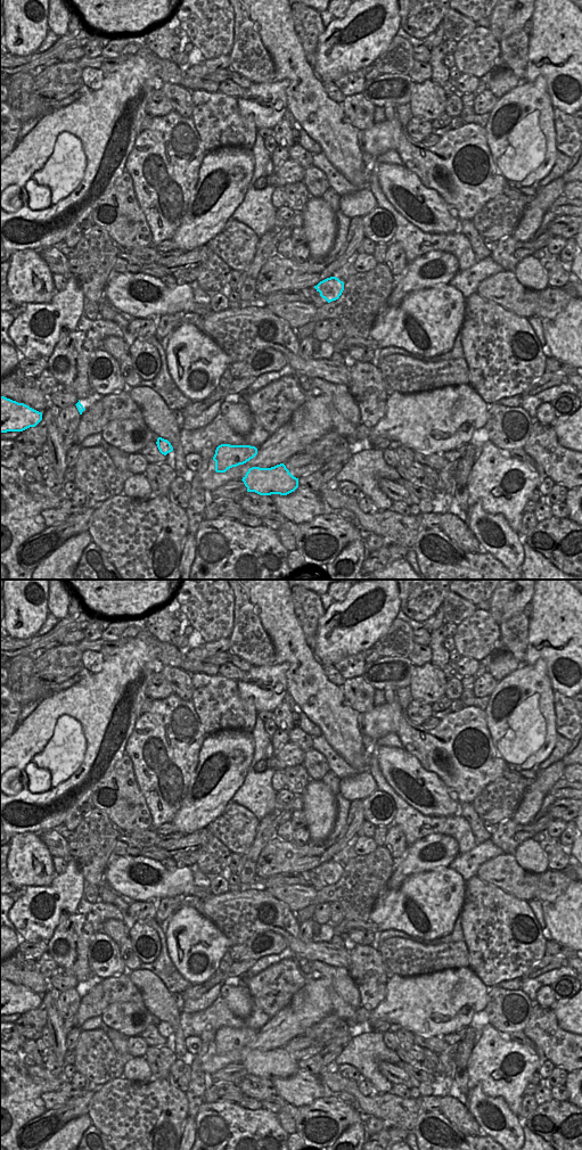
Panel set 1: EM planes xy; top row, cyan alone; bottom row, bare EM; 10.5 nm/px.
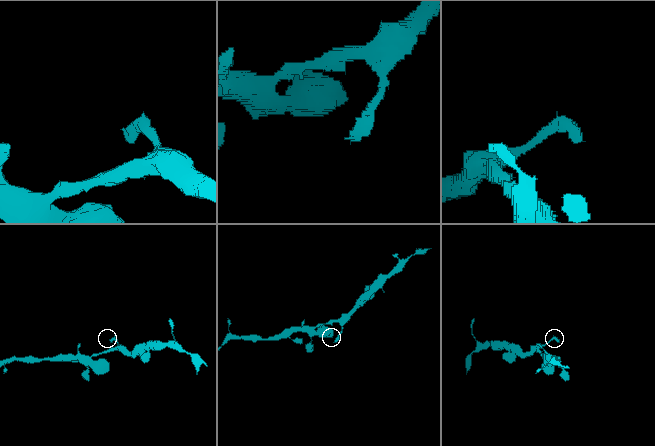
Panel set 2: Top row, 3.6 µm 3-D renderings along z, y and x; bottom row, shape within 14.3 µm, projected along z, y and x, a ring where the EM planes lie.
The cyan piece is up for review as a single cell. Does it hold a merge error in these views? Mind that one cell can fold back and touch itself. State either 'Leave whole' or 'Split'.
Leave whole.

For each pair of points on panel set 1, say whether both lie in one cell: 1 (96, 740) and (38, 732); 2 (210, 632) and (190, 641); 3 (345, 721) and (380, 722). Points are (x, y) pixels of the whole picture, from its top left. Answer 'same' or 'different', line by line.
1: same
2: different
3: different

